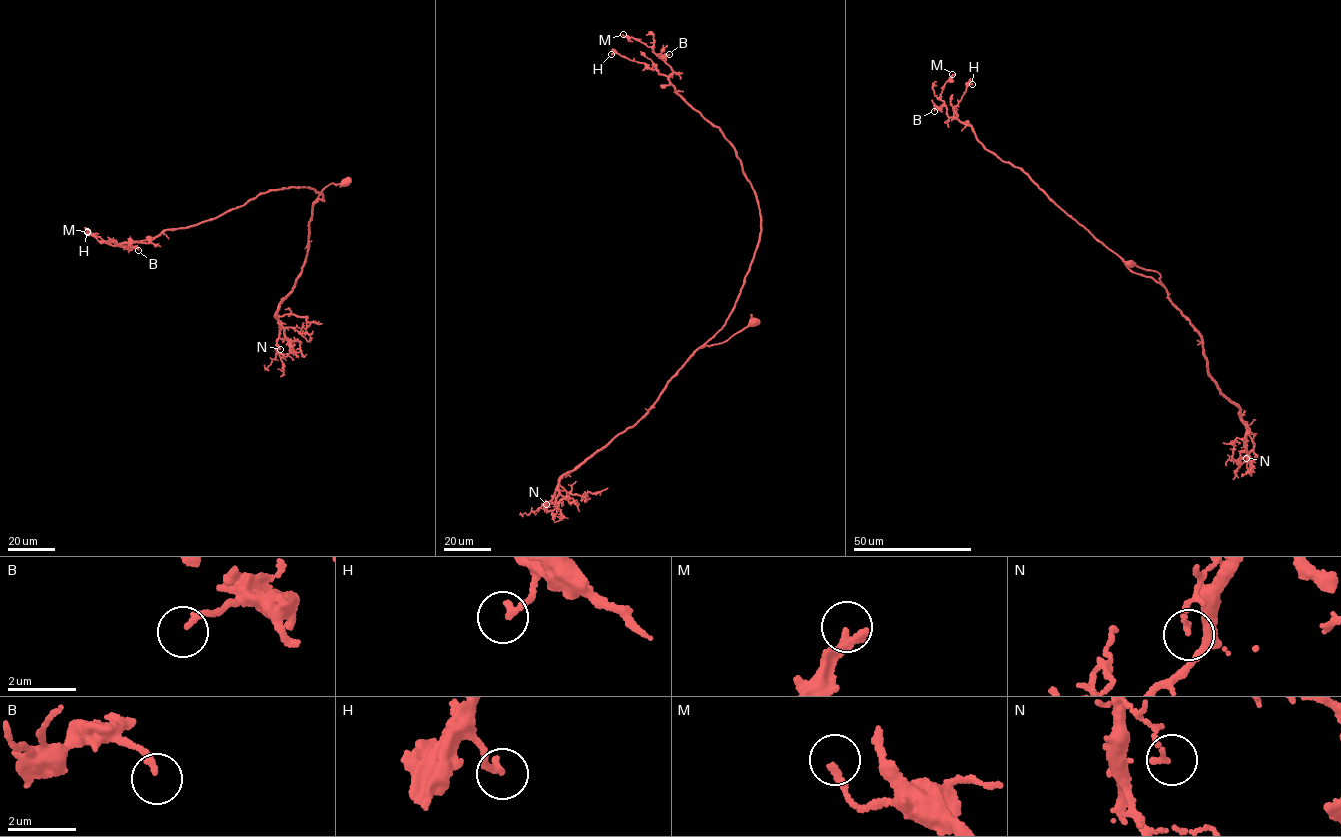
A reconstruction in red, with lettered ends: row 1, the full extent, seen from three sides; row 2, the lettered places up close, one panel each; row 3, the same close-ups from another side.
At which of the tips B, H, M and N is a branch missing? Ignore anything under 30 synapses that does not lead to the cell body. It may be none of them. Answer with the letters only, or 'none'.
none

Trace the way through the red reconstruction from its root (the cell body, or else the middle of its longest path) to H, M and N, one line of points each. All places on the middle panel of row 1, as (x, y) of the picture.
H: (753, 323), (723, 342), (699, 348), (730, 314), (760, 230), (755, 192), (736, 150), (666, 76), (611, 54)
M: (753, 323), (699, 348), (740, 292), (758, 203), (722, 130), (676, 92), (653, 47), (623, 34)
N: (753, 323), (723, 342), (696, 349), (641, 419), (563, 476), (552, 498), (546, 505), (543, 503), (546, 504)

